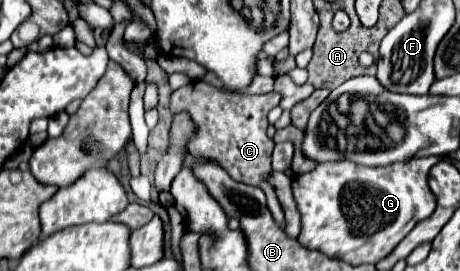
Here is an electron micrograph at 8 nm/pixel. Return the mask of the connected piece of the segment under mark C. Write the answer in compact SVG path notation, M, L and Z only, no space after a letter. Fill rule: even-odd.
M191 82L171 94L171 112L187 110L197 126L197 136L189 144L189 154L197 160L215 160L219 162L233 180L257 186L267 194L267 206L273 212L275 222L285 228L285 214L281 202L275 194L275 188L267 182L271 168L273 140L267 136L267 112L279 104L281 96L277 92L249 96L249 94L225 94L223 90L211 86L209 82Z

